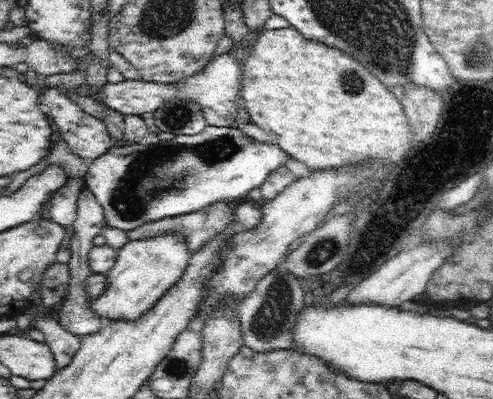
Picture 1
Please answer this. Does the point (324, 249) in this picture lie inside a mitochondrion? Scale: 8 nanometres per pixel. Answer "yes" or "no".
yes

